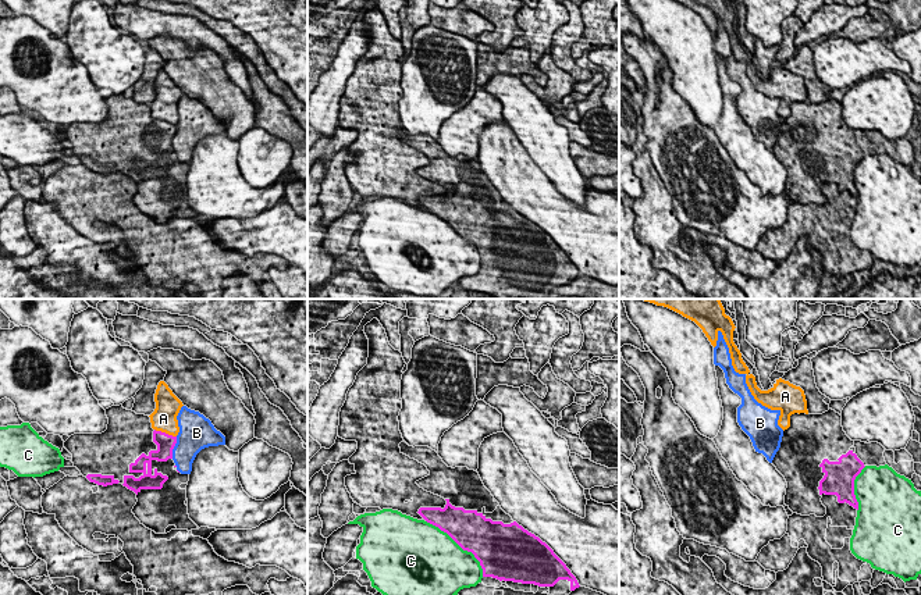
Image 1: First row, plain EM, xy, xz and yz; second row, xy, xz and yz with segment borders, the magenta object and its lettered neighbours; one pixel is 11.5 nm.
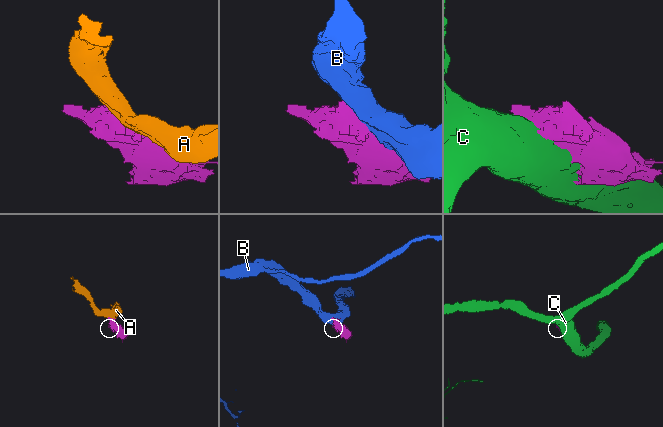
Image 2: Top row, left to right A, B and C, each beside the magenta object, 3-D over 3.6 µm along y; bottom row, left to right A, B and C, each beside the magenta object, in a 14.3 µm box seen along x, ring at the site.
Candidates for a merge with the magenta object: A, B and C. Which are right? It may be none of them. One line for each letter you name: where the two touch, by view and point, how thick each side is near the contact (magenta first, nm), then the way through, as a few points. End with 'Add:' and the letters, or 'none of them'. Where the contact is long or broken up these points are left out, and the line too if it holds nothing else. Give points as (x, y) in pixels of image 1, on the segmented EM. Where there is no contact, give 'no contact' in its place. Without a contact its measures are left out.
Add: none of them

